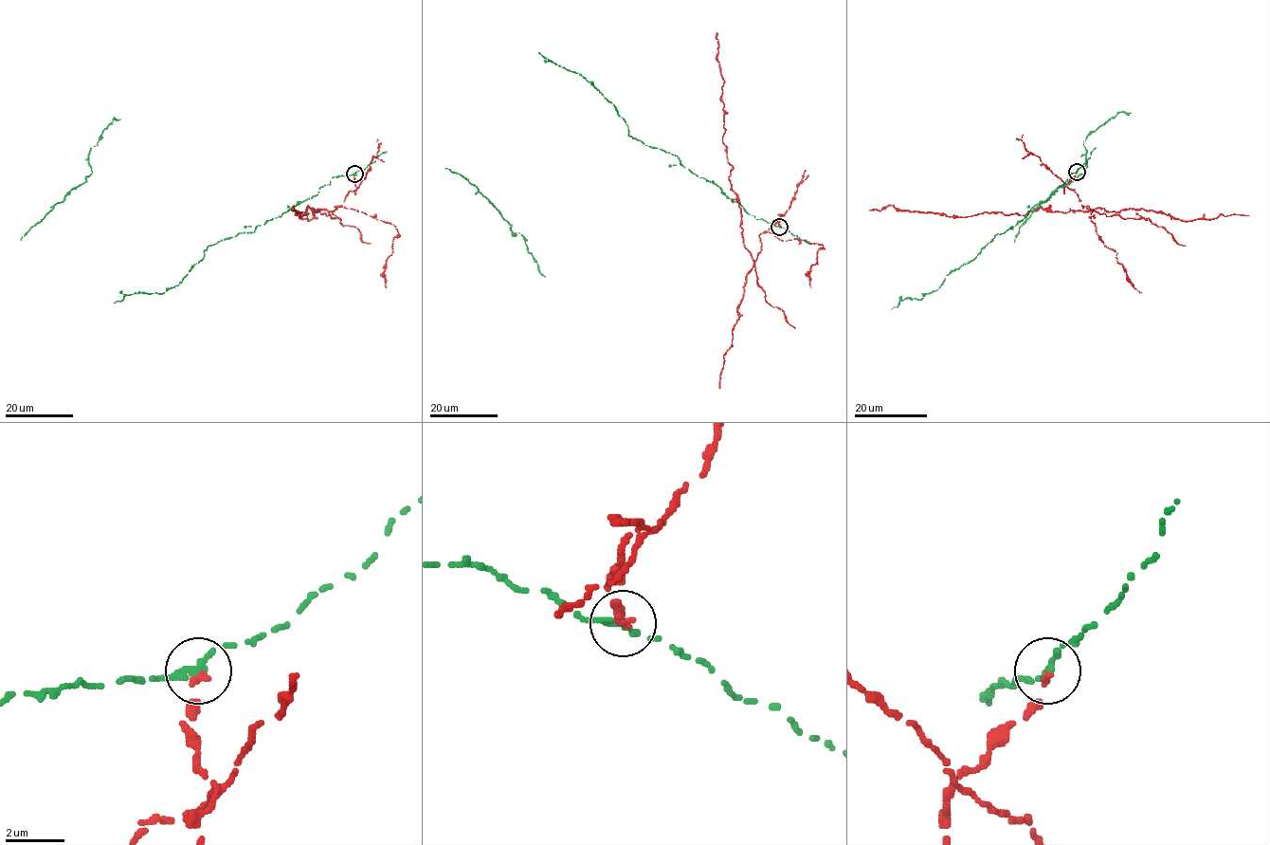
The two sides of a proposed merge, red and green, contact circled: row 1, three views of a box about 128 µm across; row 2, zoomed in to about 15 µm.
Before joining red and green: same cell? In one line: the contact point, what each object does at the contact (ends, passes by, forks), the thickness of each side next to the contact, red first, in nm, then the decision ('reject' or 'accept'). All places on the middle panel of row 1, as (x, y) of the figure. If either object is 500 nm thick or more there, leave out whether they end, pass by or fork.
(779, 227) | red ends | green passes by | 220/240 nm | reject

